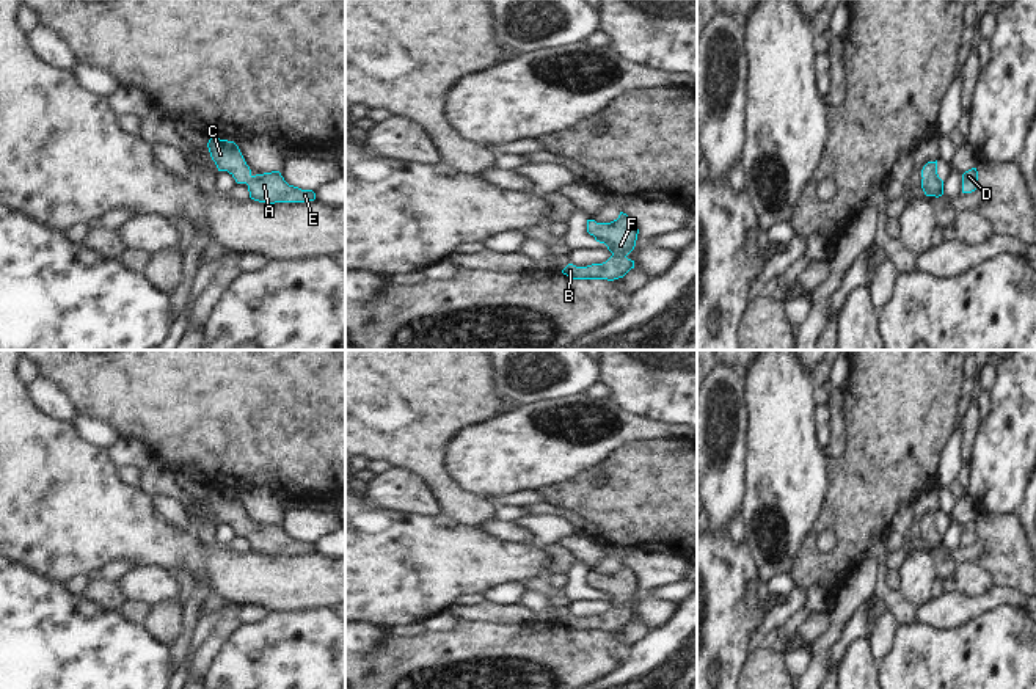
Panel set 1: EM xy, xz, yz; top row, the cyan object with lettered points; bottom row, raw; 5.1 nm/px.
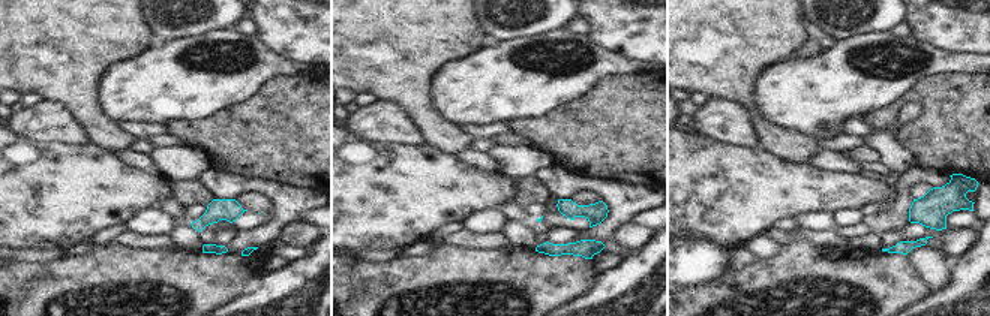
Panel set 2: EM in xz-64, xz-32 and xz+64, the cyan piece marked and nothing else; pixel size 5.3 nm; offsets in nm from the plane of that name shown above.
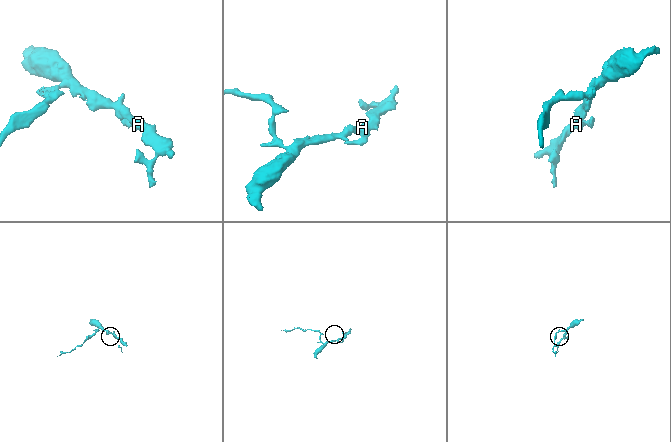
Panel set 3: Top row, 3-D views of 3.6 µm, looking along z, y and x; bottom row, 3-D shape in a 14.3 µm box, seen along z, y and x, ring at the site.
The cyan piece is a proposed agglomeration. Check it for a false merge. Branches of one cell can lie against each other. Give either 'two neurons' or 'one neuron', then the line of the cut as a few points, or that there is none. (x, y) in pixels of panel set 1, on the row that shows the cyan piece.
one neuron | no cut

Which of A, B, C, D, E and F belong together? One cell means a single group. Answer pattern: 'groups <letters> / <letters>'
groups A B C D E F

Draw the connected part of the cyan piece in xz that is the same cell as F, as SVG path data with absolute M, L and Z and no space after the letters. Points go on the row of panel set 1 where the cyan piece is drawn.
M620 212L618 218L611 223L596 223L587 220L587 232L596 242L604 243L612 256L603 264L592 264L587 267L576 267L568 264L562 273L573 279L607 279L614 281L623 278L634 261L626 256L634 250L639 229L631 217Z

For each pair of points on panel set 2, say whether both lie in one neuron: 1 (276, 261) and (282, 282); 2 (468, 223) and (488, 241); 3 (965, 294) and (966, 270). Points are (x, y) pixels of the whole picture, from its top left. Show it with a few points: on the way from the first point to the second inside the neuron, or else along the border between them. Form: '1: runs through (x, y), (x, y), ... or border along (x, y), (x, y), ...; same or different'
1: border along (287, 253), (287, 261), (282, 265), (264, 274); different
2: border along (459, 226), (480, 234), (500, 232); different
3: runs through (966, 288), (966, 276); same

